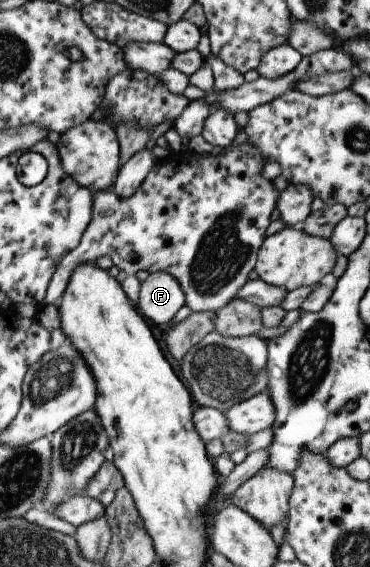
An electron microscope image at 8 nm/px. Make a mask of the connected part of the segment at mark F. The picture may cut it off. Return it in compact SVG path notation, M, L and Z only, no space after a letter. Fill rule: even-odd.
M148 273L140 283L137 302L134 304L145 320L154 324L166 324L182 305L185 296L178 281L170 273Z

